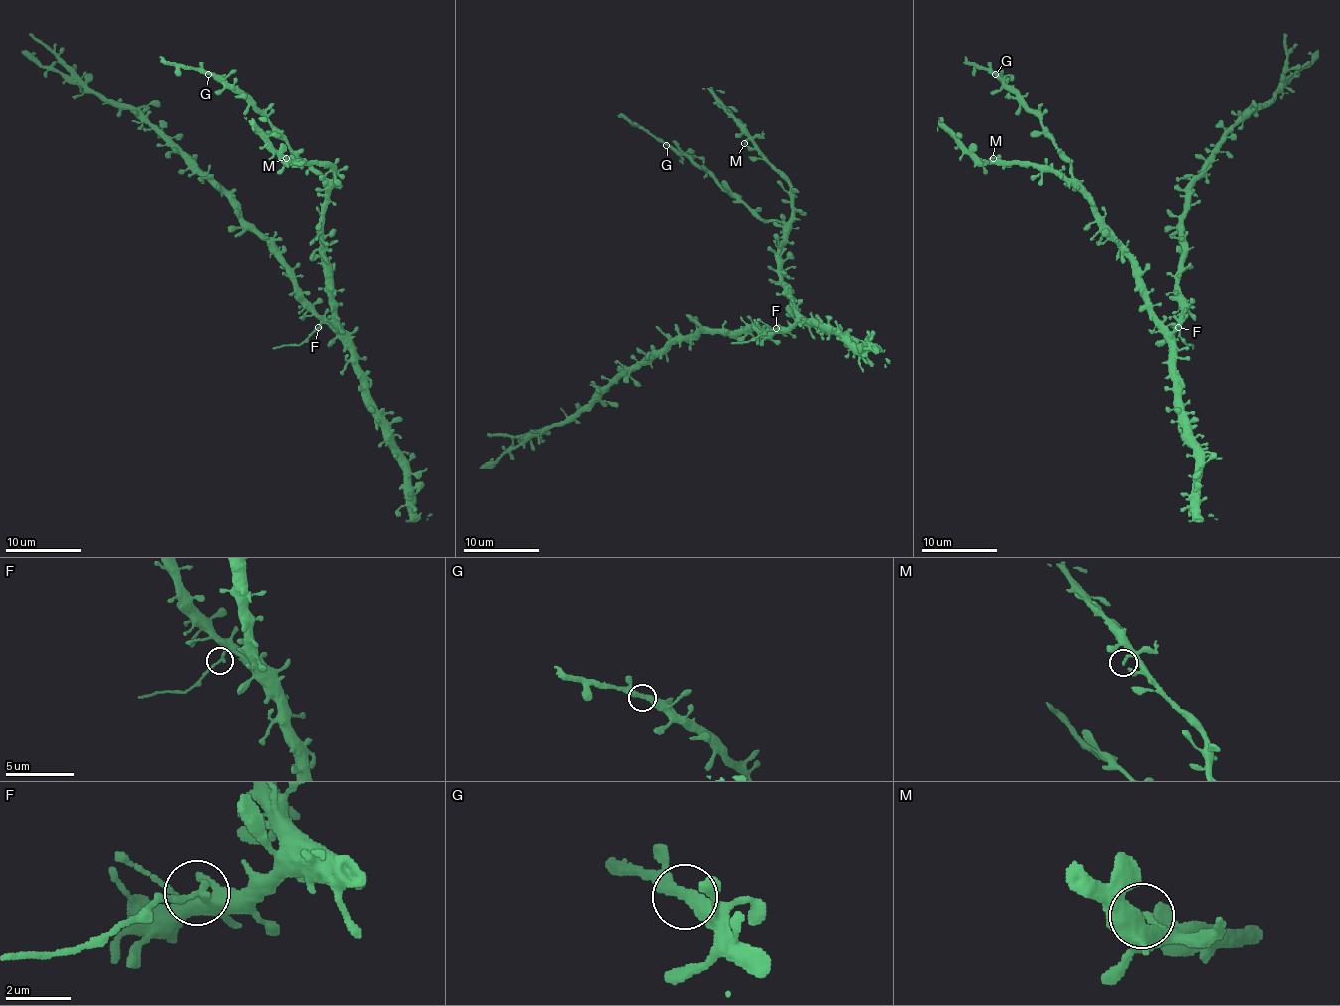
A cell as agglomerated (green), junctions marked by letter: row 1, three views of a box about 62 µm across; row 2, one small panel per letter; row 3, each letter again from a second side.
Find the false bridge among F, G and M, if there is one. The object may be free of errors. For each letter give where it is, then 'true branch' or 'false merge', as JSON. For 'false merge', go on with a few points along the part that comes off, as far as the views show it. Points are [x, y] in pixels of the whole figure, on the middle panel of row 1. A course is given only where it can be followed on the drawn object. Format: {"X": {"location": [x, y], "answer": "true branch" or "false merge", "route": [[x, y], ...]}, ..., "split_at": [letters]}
{"F": {"location": [776, 328], "answer": "false merge", "route": [[777, 327], [765, 329], [758, 337], [731, 343]]}, "G": {"location": [666, 145], "answer": "true branch"}, "M": {"location": [744, 143], "answer": "true branch"}, "split_at": ["F"]}

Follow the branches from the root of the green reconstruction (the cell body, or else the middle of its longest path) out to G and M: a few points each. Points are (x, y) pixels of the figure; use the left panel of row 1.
G: (326, 323), (338, 333), (332, 270), (323, 234), (326, 181), (248, 101), (208, 74)
M: (326, 323), (338, 333), (332, 270), (323, 234), (323, 203), (334, 181), (334, 169), (286, 158)

